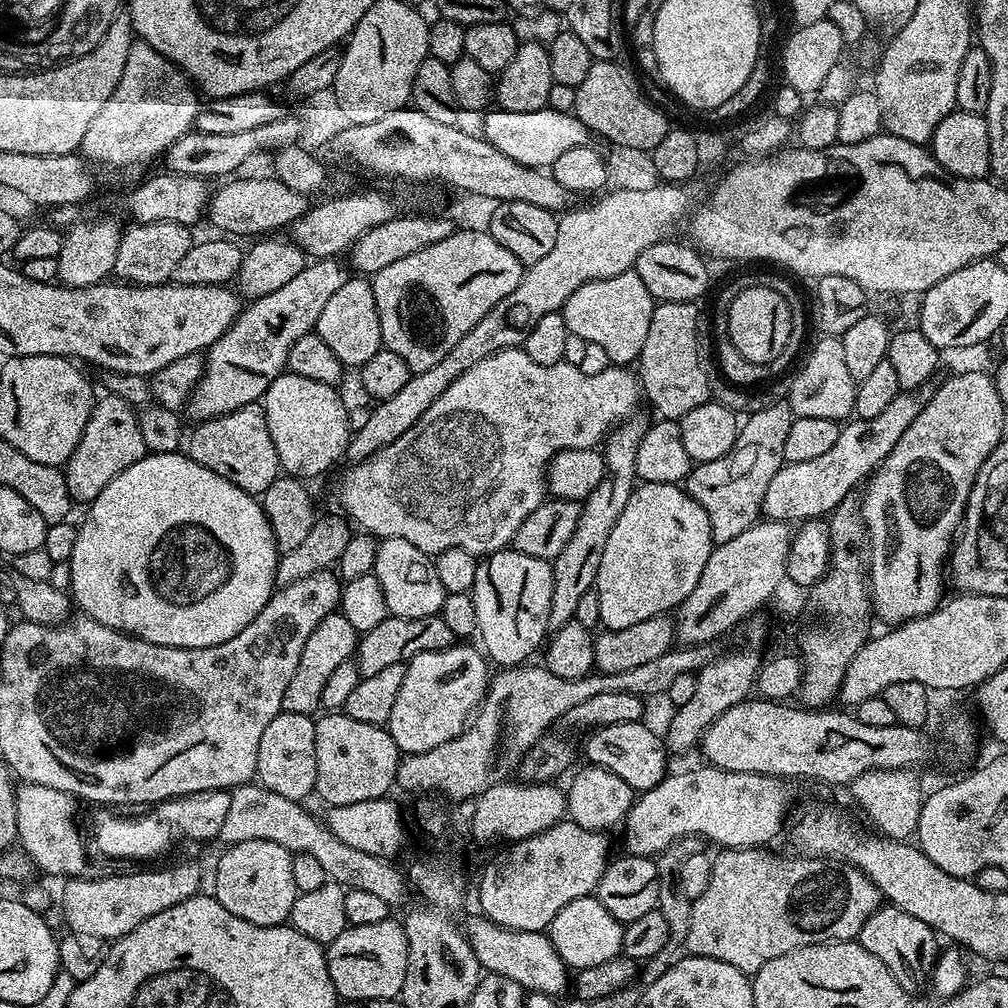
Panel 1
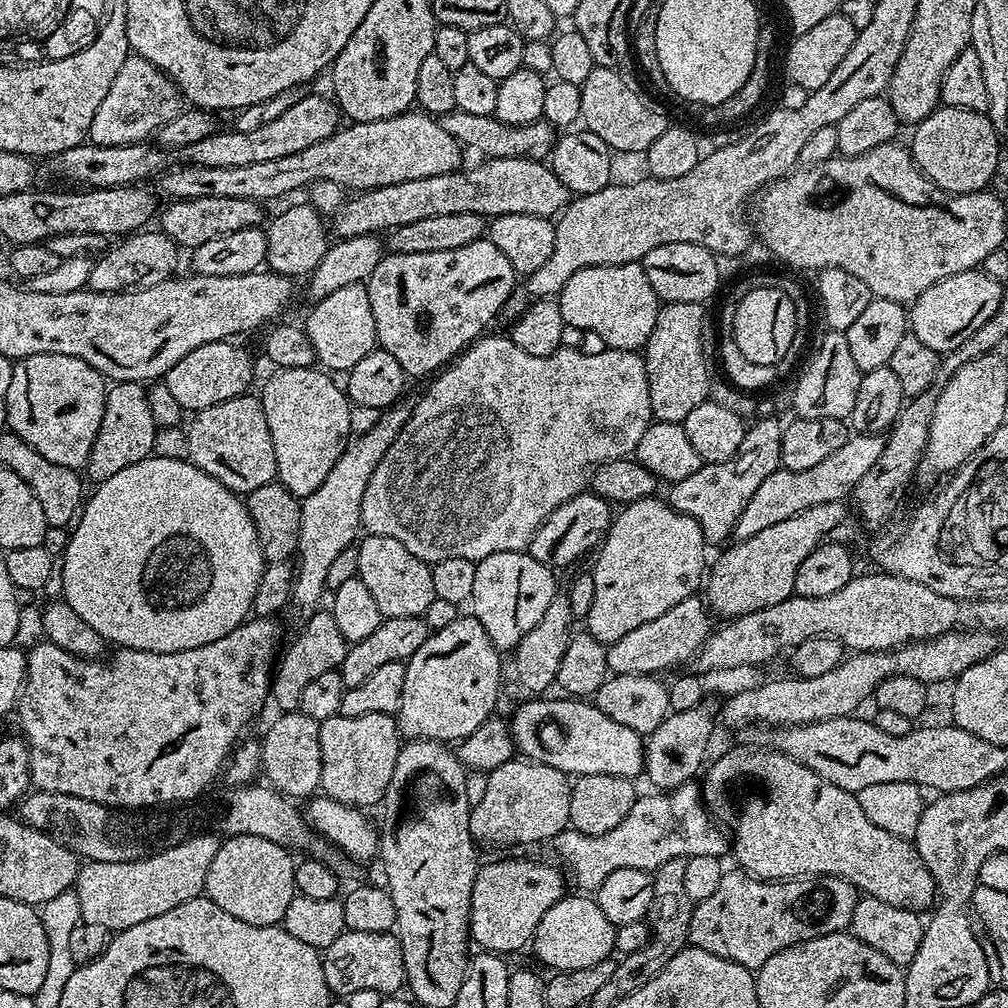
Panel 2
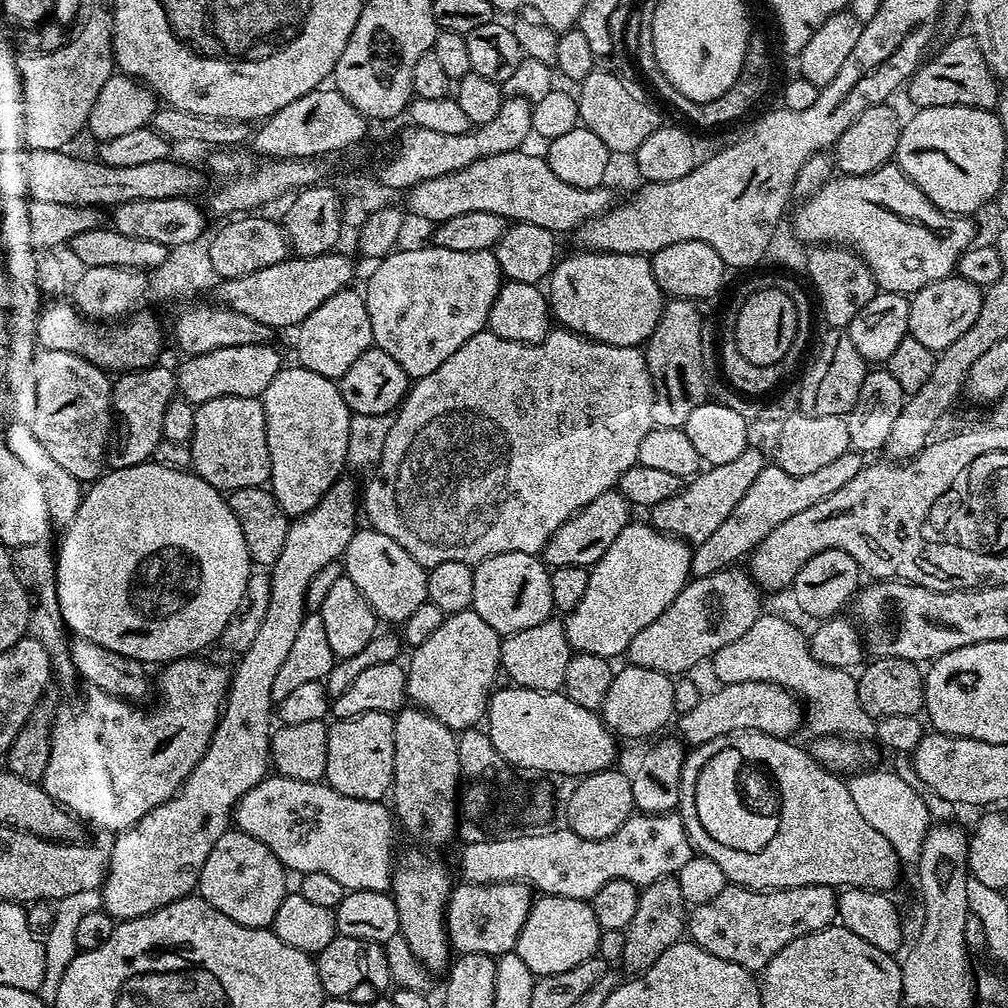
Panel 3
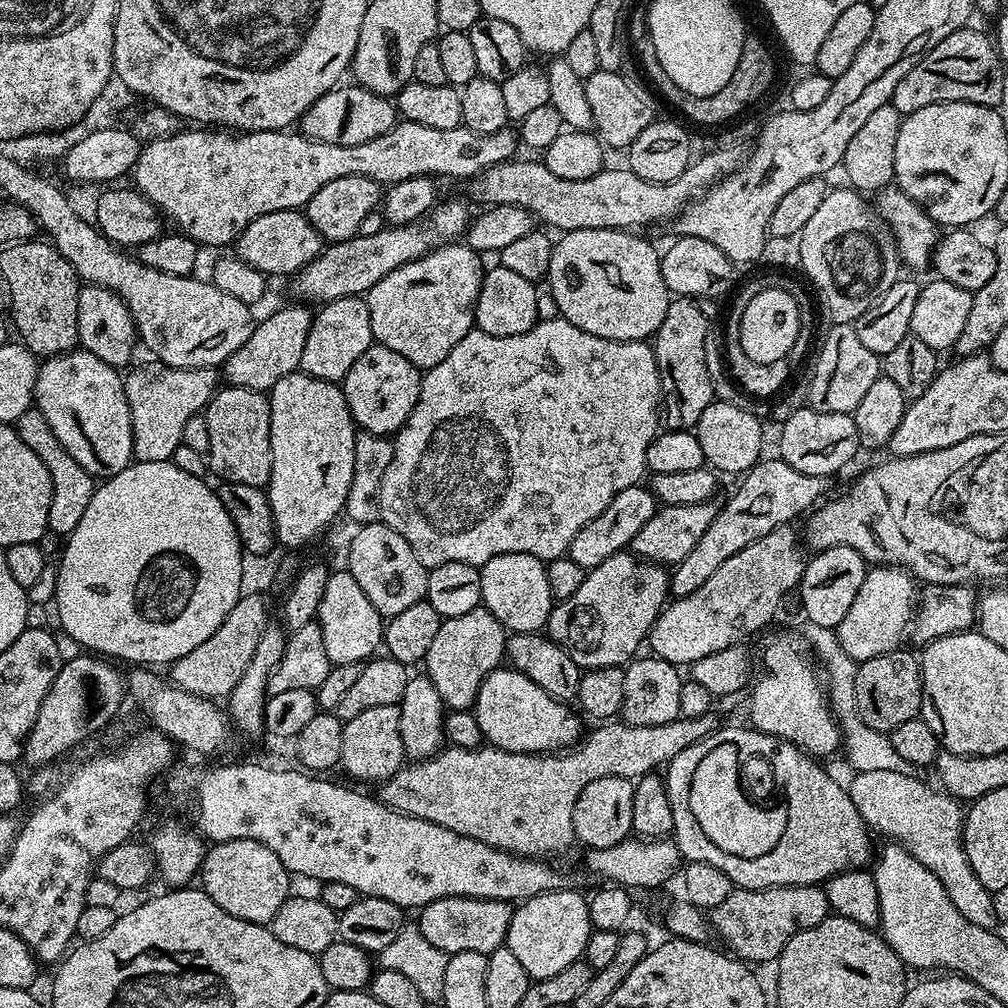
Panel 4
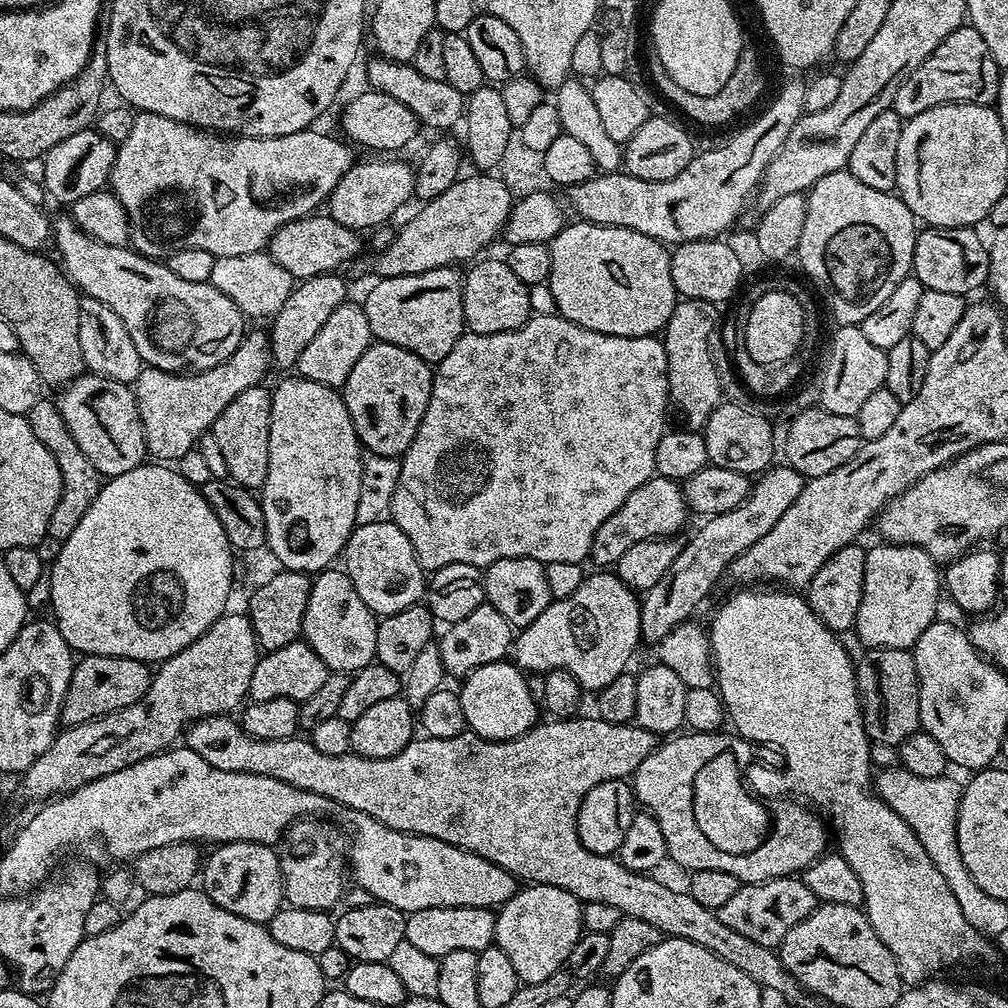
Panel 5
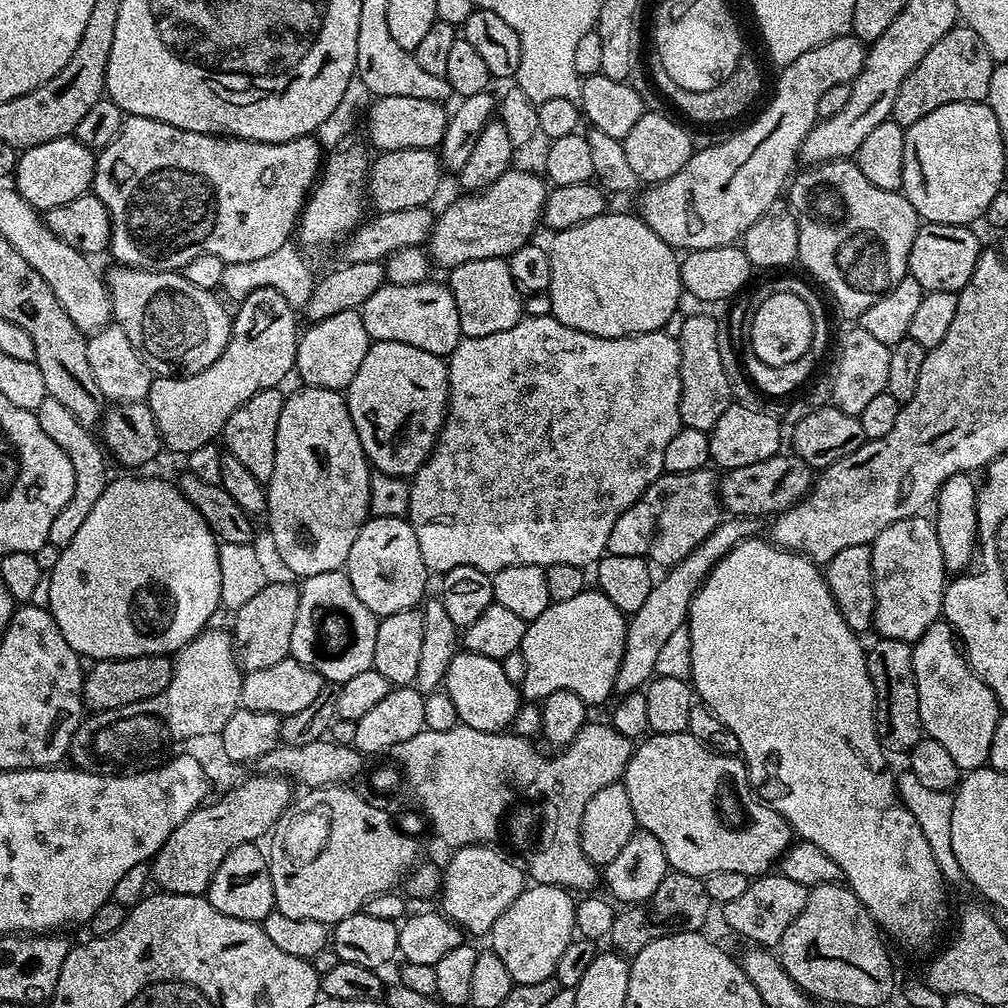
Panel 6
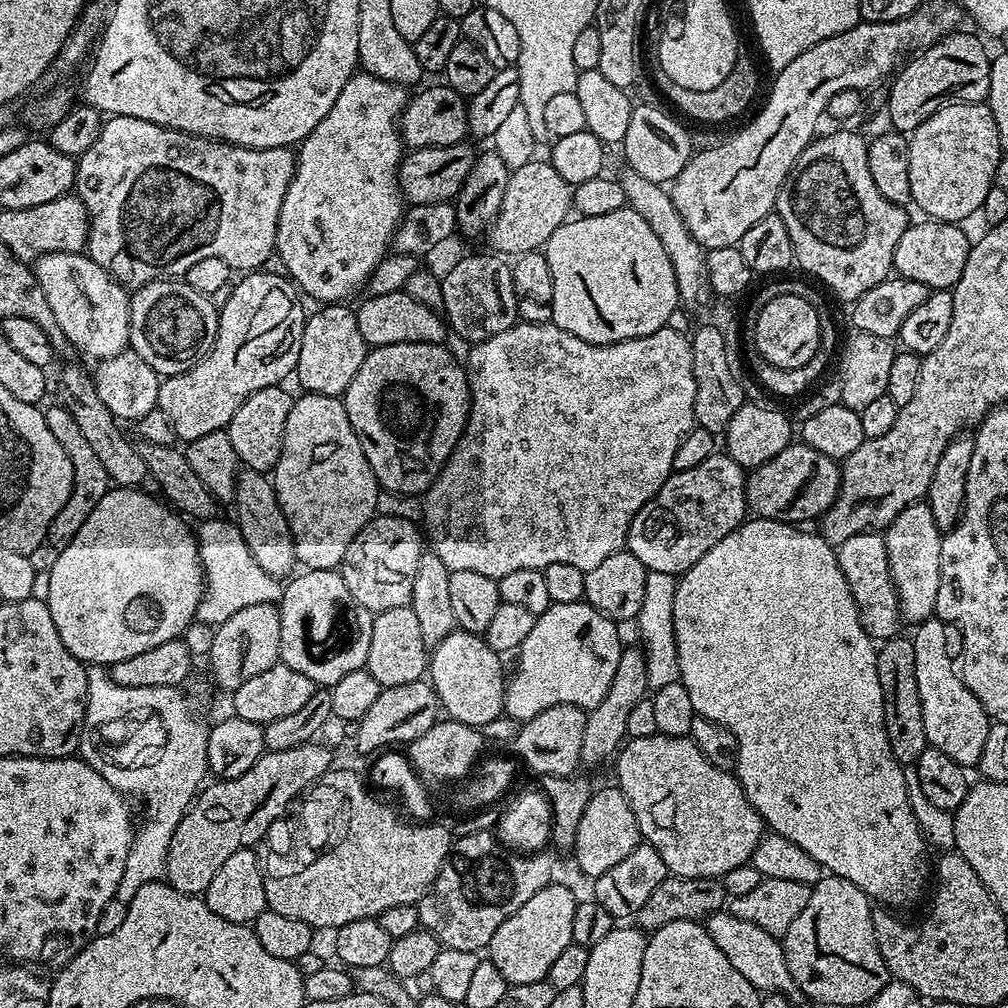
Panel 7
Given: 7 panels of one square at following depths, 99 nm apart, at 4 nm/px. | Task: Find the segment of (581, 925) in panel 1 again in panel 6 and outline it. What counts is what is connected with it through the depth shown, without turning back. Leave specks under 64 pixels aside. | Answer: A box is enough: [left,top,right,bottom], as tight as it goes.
[490,883,576,985]

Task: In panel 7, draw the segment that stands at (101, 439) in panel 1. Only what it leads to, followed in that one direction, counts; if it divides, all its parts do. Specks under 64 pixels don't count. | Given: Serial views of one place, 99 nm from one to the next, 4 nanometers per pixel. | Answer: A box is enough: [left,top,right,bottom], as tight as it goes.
[158,270,306,441]

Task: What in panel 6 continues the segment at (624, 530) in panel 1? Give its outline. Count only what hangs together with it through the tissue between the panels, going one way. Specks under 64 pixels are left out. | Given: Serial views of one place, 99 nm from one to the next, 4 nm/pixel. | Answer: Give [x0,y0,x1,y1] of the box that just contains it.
[518,590,627,706]

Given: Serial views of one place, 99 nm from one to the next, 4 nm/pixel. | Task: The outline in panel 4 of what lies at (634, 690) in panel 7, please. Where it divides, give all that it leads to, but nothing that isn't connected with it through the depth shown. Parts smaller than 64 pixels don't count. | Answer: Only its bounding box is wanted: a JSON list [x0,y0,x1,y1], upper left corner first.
[670,458,829,597]

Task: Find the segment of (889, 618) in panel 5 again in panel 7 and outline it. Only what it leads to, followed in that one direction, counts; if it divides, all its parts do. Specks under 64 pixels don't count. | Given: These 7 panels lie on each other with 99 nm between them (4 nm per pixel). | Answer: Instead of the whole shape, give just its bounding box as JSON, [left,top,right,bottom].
[883,502,942,625]

